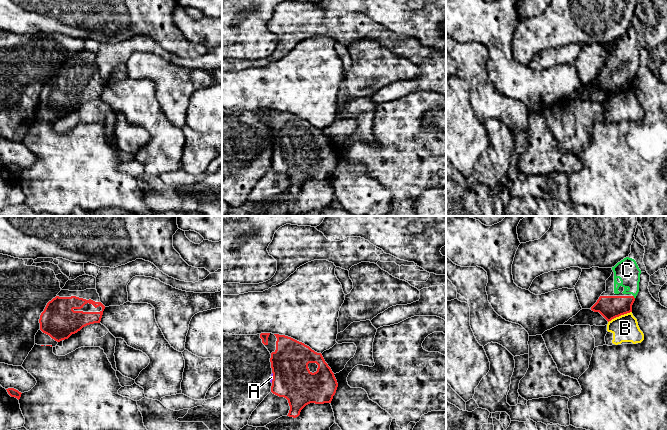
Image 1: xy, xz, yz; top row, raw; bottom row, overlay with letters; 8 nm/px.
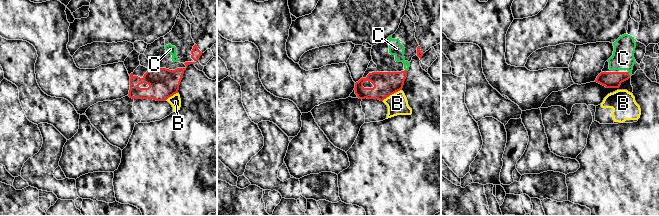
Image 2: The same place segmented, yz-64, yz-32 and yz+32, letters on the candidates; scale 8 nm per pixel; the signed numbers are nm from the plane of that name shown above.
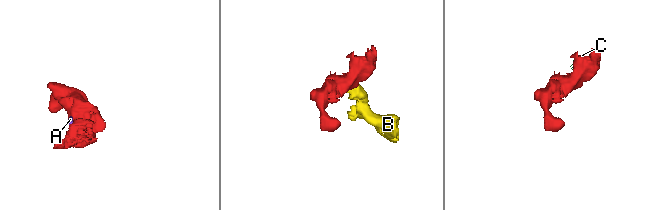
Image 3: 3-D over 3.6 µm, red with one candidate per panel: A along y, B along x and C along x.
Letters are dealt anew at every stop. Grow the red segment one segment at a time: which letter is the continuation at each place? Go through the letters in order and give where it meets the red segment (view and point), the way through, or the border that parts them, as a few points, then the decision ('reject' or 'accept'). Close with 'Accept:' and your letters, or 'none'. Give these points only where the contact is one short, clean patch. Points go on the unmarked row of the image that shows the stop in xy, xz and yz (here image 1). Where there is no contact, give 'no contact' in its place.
A: meets red in xz at (273, 153); border along xz (272, 148), (271, 158); reject
B: meets red in yz at (619, 91); border along yz (631, 87), (616, 92), (608, 98); reject
C: meets red in yz at (633, 73); accept
Accept: C

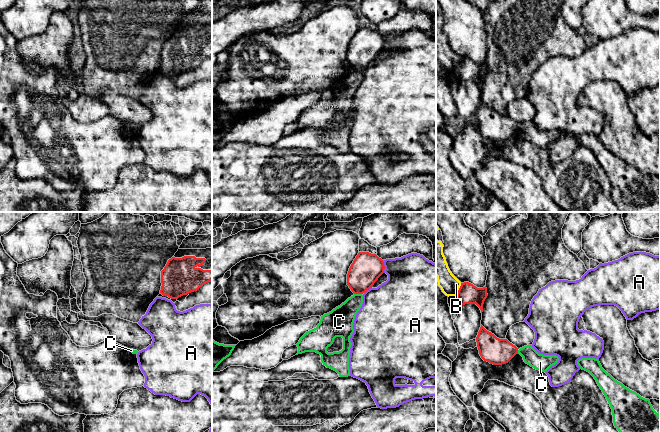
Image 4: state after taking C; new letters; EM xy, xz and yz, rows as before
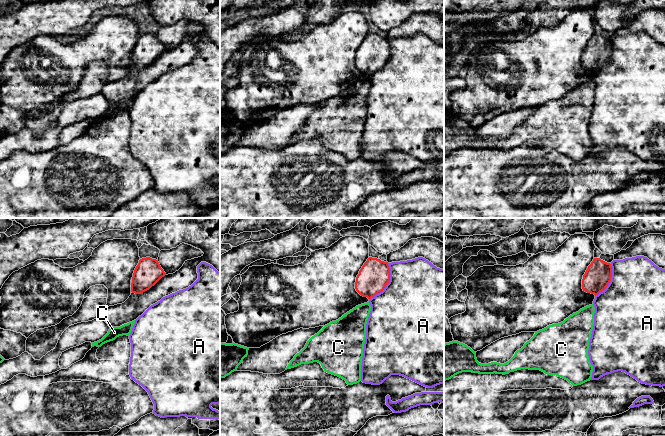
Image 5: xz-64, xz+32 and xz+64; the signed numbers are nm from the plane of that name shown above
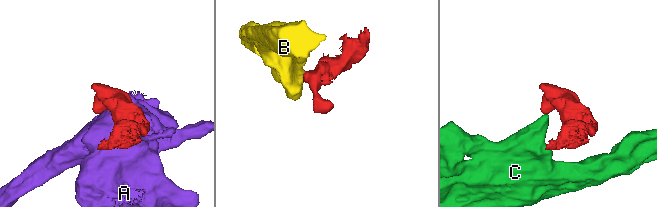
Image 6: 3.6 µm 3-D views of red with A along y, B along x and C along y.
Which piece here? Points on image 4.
A: meets red in xz at (384, 42); reject
B: meets red in yz at (459, 65); border along yz (461, 59), (455, 71); reject
C: meets red in xz at (358, 69); border along xz (354, 69), (361, 70); reject
Accept: none

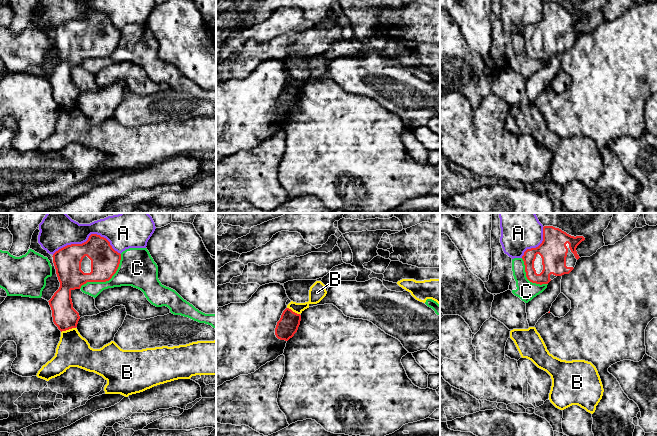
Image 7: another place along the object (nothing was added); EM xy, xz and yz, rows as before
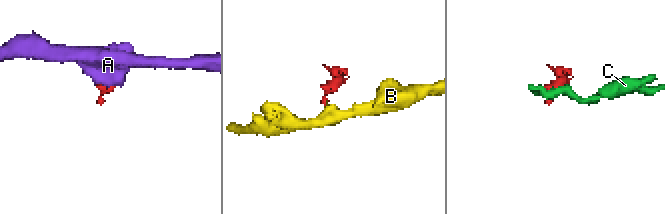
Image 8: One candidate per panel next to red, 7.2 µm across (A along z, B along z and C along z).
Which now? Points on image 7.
A: meets red in xy at (88, 15); reject
B: meets red in xy at (68, 105); border along xy (75, 103), (61, 108); reject
C: meets red in xy at (106, 56); reject
Accept: none

